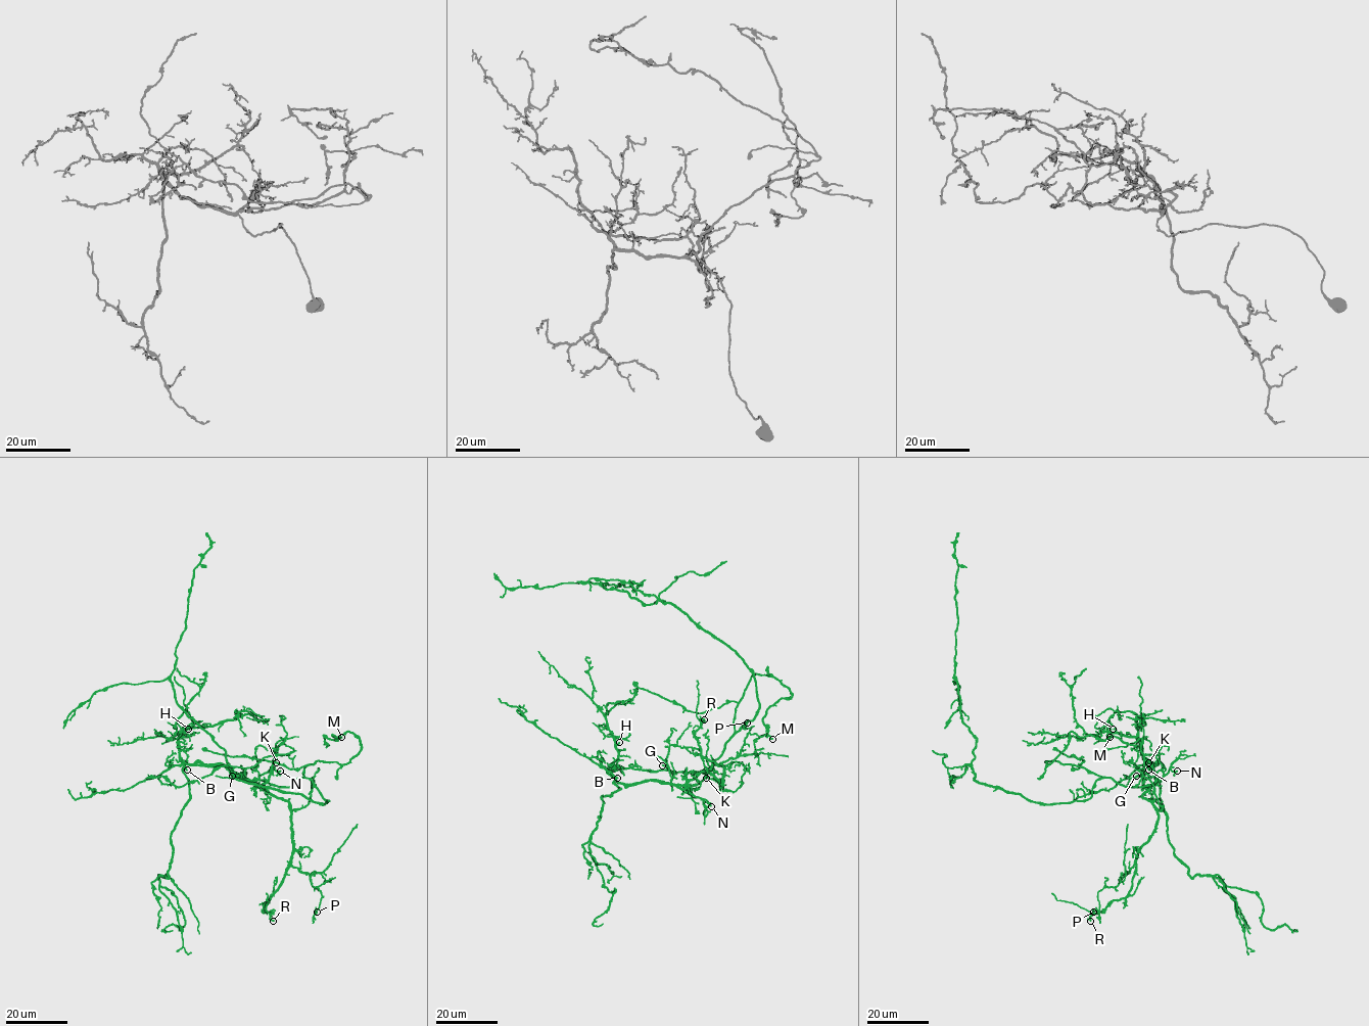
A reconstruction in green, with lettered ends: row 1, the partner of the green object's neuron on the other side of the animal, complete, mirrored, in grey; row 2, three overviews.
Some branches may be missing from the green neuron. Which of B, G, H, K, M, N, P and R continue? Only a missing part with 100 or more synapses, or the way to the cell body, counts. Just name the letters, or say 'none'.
none

